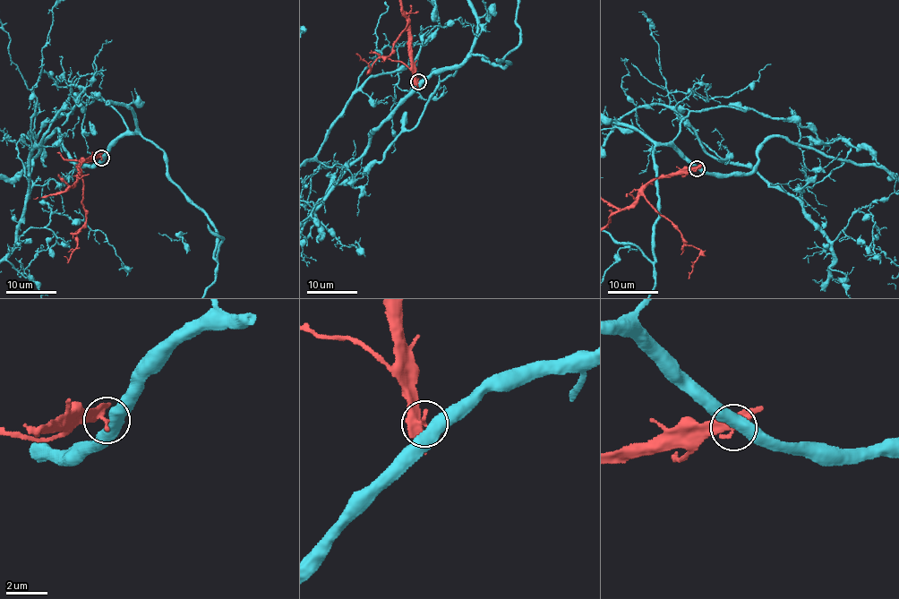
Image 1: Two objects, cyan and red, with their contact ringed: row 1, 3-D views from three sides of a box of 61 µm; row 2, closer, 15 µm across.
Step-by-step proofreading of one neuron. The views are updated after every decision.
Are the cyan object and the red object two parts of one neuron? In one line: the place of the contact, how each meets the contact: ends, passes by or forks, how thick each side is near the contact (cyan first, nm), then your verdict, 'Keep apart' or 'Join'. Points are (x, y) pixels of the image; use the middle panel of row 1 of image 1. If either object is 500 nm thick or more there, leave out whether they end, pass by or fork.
Place: (418, 81). Thickness 500 nm (cyan) against 320 nm. Keep apart

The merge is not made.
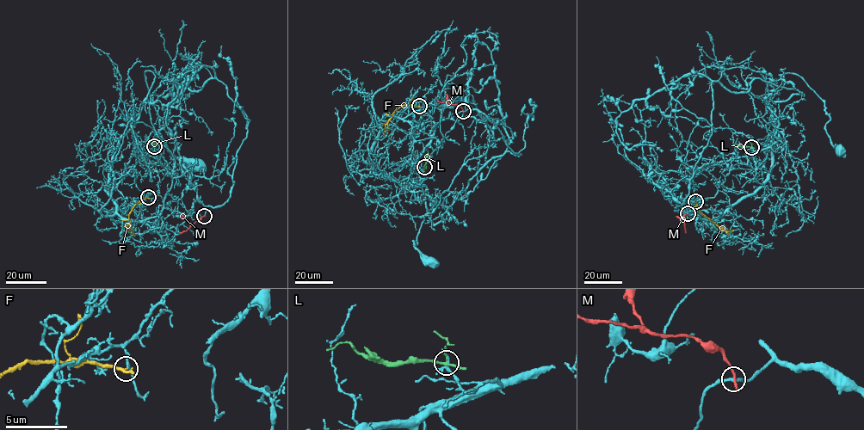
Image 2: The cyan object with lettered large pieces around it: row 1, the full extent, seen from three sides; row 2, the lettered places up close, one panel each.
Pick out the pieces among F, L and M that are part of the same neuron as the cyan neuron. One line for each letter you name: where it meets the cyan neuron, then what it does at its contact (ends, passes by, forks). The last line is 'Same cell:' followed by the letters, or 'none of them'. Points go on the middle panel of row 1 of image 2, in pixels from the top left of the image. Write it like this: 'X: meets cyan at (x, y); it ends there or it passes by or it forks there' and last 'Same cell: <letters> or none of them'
Same cell: none of them

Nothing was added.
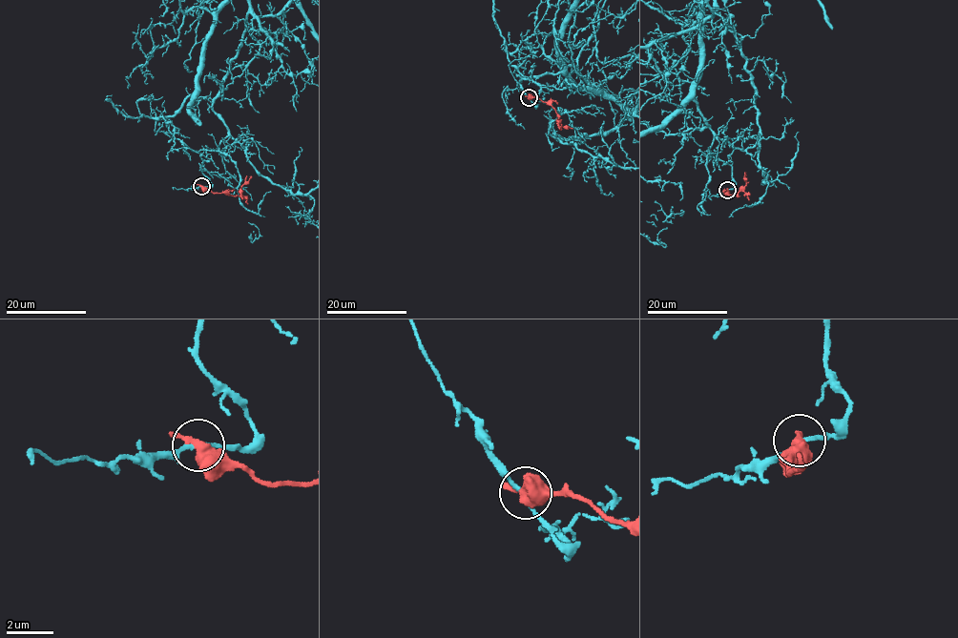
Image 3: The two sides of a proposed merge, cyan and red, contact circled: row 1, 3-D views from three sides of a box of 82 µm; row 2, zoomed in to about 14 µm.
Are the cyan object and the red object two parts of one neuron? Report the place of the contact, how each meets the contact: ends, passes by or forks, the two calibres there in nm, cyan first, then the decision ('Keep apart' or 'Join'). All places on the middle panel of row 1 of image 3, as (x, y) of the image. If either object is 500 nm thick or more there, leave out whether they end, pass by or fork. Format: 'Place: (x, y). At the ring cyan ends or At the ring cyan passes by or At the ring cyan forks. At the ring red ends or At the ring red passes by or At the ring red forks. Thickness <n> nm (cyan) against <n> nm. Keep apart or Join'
Place: (529, 97). At the ring cyan passes by. At the ring red passes by. Thickness 150 nm (cyan) against 440 nm. Keep apart

